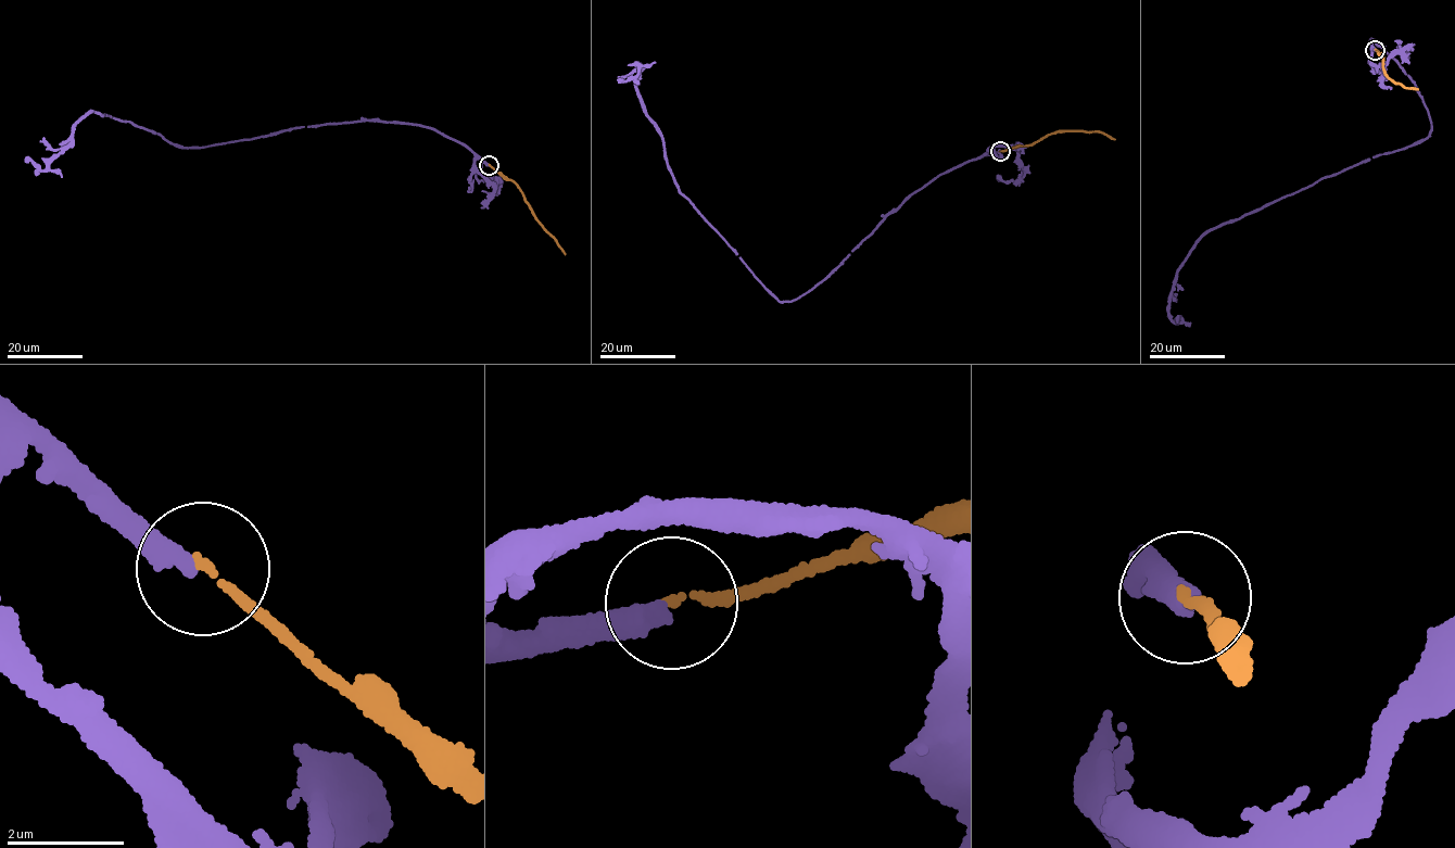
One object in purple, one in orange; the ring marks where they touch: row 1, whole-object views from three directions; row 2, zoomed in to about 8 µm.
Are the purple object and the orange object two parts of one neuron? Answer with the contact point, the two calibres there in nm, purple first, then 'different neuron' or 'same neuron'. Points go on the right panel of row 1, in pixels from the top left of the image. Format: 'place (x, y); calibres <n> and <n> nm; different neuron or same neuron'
place (1375, 50); calibres 380 and 140 nm; different neuron

